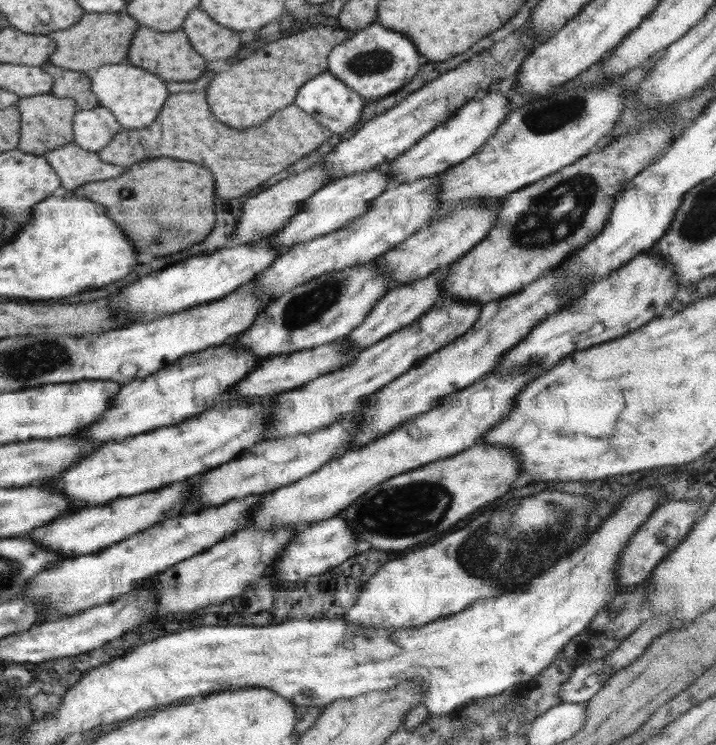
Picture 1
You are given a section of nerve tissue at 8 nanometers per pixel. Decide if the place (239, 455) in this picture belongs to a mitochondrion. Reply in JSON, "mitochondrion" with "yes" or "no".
{"mitochondrion":"no"}

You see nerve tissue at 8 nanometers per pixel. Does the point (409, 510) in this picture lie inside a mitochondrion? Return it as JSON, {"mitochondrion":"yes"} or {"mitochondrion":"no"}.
{"mitochondrion":"yes"}

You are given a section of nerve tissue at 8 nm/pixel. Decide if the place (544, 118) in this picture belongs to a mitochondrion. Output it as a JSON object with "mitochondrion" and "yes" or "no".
{"mitochondrion":"yes"}

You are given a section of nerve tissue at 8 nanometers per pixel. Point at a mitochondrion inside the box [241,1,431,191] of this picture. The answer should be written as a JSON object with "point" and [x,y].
{"point":[376,61]}

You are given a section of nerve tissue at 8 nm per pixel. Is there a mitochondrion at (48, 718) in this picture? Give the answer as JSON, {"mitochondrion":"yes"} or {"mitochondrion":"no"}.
{"mitochondrion":"no"}

